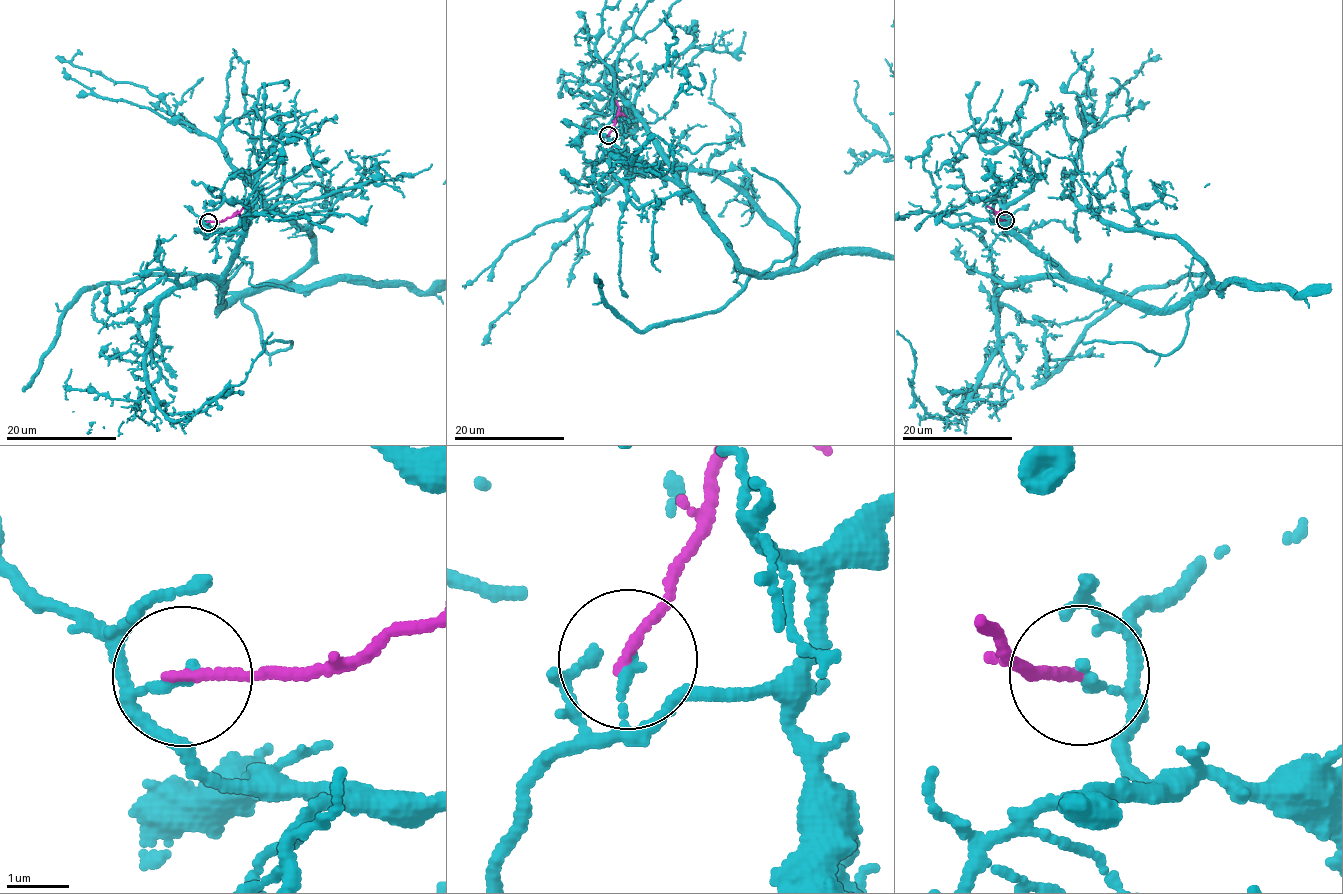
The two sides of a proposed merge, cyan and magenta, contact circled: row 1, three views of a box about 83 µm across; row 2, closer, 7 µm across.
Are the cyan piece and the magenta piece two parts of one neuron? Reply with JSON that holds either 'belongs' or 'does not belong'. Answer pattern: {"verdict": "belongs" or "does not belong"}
{"verdict": "does not belong"}

